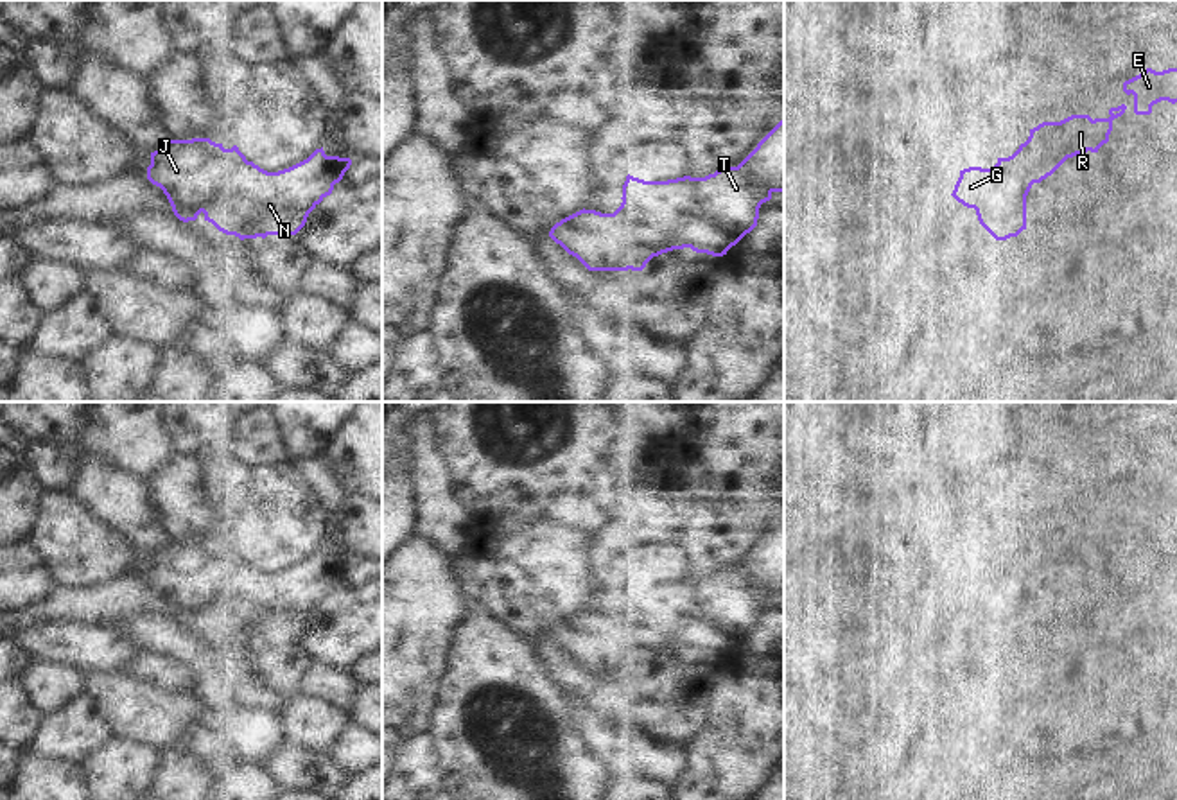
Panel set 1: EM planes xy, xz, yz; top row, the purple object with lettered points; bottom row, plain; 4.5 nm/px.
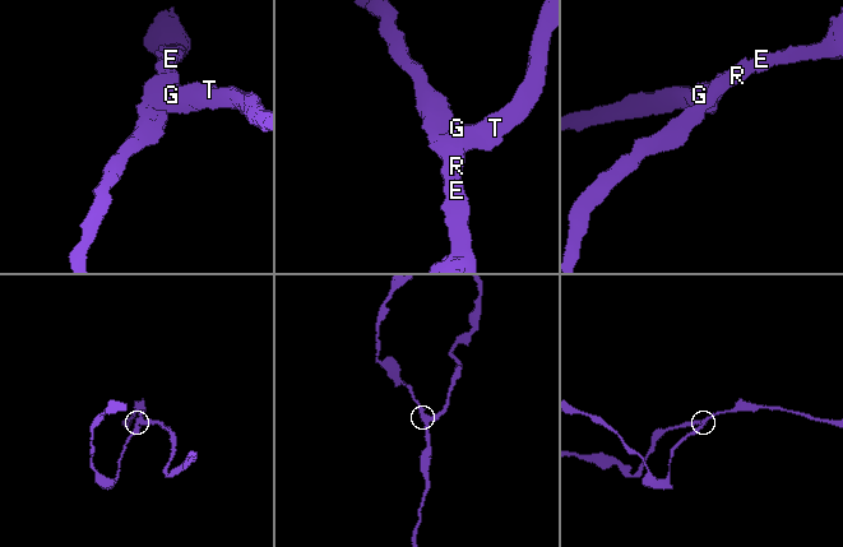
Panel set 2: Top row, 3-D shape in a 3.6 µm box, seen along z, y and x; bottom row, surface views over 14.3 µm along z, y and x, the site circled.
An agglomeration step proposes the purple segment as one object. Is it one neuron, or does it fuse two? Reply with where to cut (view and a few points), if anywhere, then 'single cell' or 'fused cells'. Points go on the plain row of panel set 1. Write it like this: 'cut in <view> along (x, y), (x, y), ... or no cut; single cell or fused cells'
cut in xy along (246, 562), (237, 576), (225, 576), (221, 580), (200, 612); fused cells

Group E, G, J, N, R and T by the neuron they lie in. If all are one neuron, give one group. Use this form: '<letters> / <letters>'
E J R / G N T

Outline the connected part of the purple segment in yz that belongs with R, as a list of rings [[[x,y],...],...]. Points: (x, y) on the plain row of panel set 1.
[[[1127,508],[1109,511],[1109,520],[1071,517],[1060,524],[1042,524],[1030,531],[1030,538],[1008,560],[998,560],[998,567],[1021,576],[1026,583],[1041,585],[1051,578],[1068,560],[1082,554],[1098,554],[1109,543],[1112,522],[1125,515]]]

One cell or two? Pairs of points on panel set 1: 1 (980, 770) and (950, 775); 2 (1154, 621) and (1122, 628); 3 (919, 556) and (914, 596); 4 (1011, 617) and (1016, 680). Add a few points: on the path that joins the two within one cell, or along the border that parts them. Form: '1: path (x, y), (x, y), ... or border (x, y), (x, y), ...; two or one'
1: path (973, 770), (964, 770), (957, 775); one
2: path (1147, 621), (1129, 621); one
3: border (905, 556), (932, 580), (941, 603); two
4: border (998, 641), (1014, 639), (1037, 660); two

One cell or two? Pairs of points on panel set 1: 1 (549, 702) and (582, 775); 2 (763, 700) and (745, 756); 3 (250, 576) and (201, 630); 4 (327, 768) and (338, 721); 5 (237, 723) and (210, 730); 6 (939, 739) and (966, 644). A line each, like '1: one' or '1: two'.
1: one
2: one
3: one
4: two
5: one
6: two

